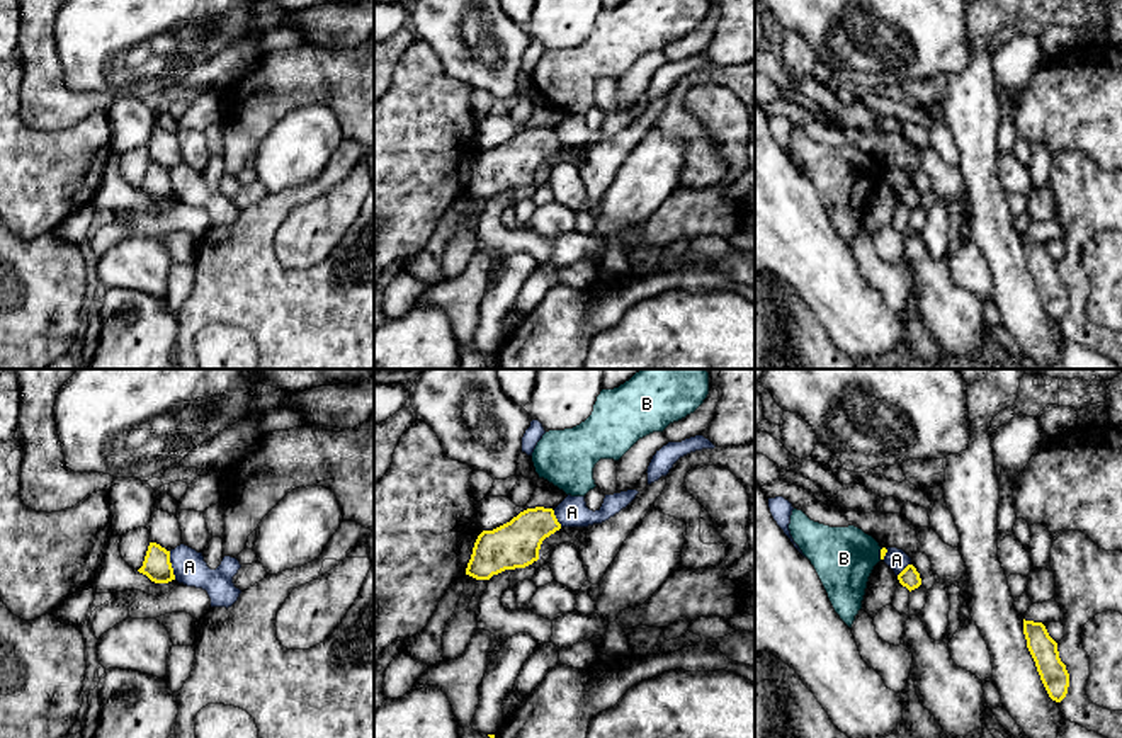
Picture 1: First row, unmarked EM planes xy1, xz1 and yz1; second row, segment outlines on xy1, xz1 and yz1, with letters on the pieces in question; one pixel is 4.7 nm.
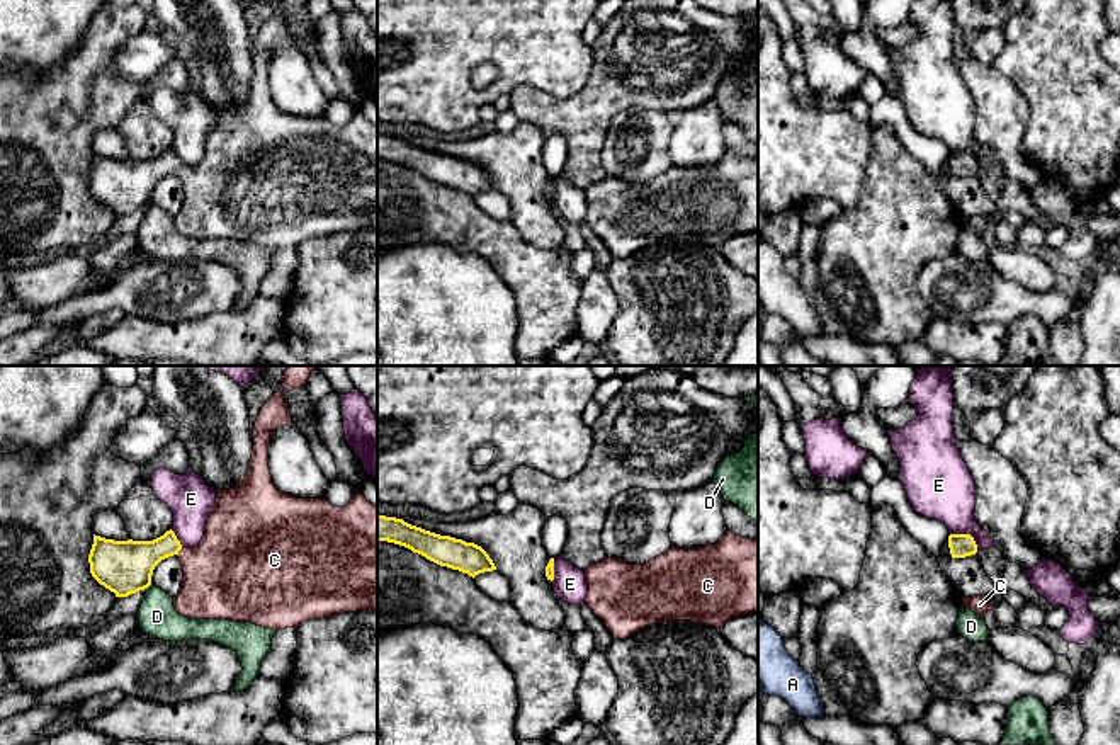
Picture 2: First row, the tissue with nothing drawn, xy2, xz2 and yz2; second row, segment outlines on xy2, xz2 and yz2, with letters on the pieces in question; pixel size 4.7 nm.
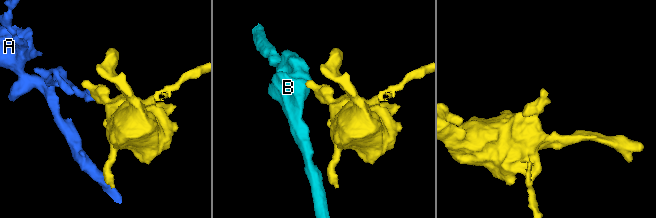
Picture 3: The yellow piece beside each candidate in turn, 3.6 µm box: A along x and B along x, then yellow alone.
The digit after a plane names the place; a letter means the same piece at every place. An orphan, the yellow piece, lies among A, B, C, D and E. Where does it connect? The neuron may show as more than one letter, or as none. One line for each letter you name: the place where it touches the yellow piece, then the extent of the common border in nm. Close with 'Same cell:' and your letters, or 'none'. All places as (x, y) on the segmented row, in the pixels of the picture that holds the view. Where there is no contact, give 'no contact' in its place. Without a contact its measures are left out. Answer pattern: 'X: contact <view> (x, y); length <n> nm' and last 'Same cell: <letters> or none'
C: contact xy2 (179, 550); length 50 nm
Same cell: C

